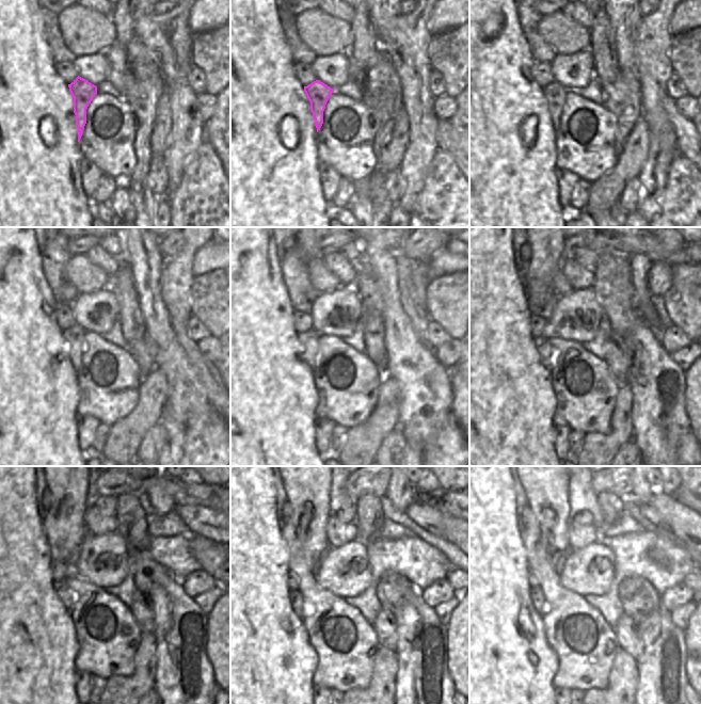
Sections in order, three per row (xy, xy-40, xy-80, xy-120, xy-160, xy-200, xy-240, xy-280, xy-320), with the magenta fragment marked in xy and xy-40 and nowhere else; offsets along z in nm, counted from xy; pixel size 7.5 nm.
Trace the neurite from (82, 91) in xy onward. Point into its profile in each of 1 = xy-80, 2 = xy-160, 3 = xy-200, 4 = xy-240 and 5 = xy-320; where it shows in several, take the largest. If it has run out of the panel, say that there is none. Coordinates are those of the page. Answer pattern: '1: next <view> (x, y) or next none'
1: next xy-80 (555, 93)
2: next xy-160 (308, 340)
3: next xy-200 (546, 352)
4: next xy-240 (68, 596)
5: next xy-320 (539, 603)

